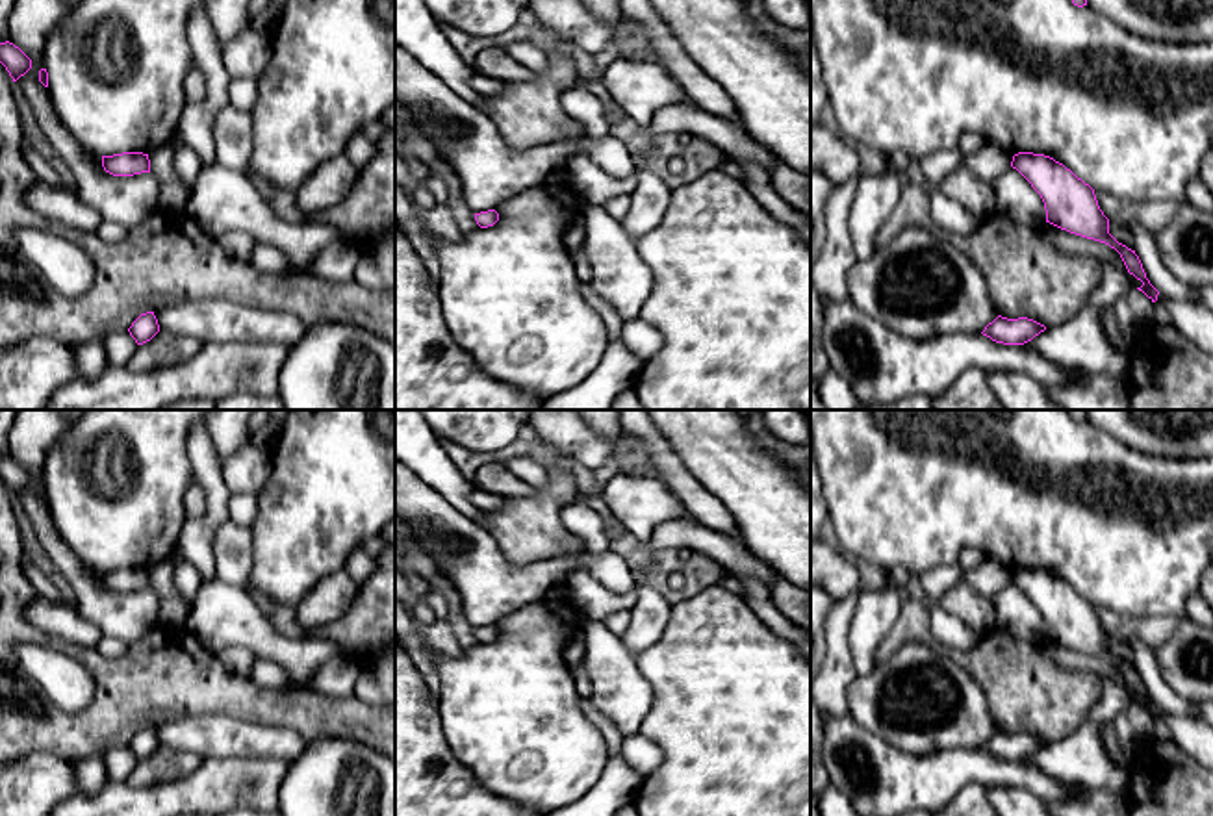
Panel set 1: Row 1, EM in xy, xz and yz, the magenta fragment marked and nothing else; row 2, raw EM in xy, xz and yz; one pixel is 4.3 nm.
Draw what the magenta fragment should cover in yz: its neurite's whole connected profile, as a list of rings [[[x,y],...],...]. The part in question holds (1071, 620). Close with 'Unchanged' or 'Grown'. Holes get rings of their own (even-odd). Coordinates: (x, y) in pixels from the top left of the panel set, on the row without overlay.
[[[1018,567],[1011,582],[1016,584],[1041,610],[1046,625],[1046,638],[1070,649],[1094,655],[1115,664],[1128,688],[1143,697],[1143,707],[1152,718],[1159,707],[1150,699],[1135,666],[1118,658],[1109,649],[1109,634],[1098,621],[1094,605],[1078,593],[1063,579],[1044,569]]]. Unchanged

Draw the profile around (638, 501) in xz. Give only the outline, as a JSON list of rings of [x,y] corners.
[[[645,462],[631,469],[612,469],[601,497],[640,545],[647,545],[662,521],[694,519],[664,480],[645,473]]]

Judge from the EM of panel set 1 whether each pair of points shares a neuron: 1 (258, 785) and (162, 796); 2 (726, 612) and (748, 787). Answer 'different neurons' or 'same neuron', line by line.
1: same neuron
2: same neuron

